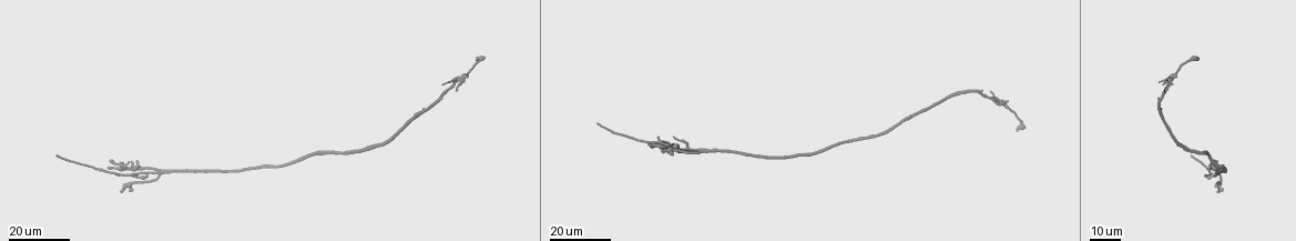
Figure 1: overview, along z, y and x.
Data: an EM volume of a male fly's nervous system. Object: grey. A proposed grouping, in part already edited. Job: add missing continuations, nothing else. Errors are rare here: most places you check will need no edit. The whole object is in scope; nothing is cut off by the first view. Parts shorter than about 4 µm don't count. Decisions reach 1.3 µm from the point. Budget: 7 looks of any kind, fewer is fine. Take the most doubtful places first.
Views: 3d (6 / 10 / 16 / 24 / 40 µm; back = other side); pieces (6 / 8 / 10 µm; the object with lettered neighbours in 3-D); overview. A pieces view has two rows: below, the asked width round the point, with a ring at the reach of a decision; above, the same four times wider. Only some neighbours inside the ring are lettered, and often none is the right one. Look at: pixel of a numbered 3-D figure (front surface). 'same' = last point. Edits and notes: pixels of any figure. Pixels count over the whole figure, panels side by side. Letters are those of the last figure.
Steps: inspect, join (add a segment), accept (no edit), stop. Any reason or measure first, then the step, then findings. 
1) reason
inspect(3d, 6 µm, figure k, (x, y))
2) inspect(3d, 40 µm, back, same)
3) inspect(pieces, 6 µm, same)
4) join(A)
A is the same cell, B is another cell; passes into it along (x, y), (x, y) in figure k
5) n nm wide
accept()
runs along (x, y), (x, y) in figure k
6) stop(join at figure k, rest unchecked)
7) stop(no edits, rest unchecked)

free end
inspect(3d, 24 µm, figure 1, (117, 173))

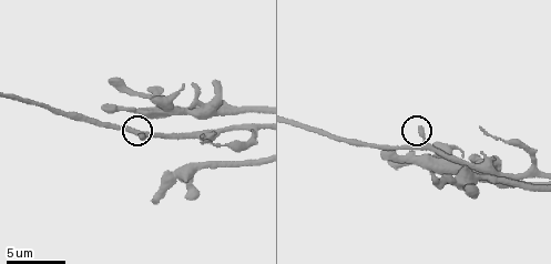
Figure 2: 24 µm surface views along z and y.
inspect(3d, 10 µm, figure 2, (140, 139))

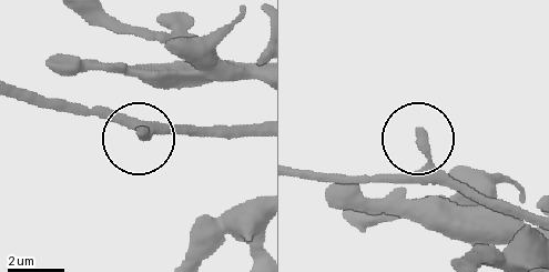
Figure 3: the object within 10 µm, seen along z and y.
see the neighbours
inspect(pieces, 10 µm, figure 3, (142, 130))

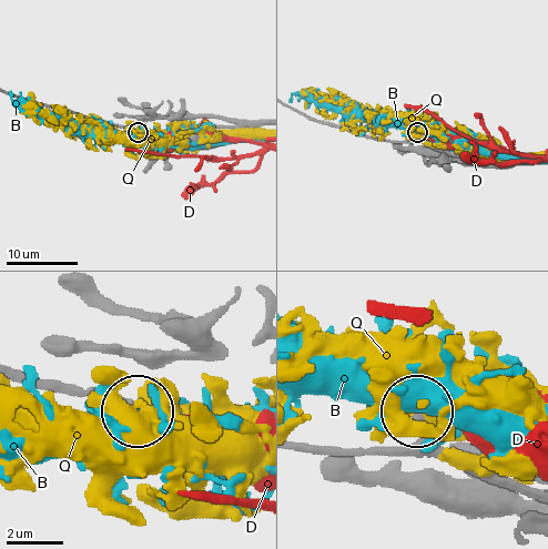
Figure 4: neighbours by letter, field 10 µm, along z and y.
320 nm wide
accept()
B, D and Q are other cells; no lettered segment goes on from it

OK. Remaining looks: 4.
free end
inspect(pieces, 8 µm, figure 2, (193, 86))

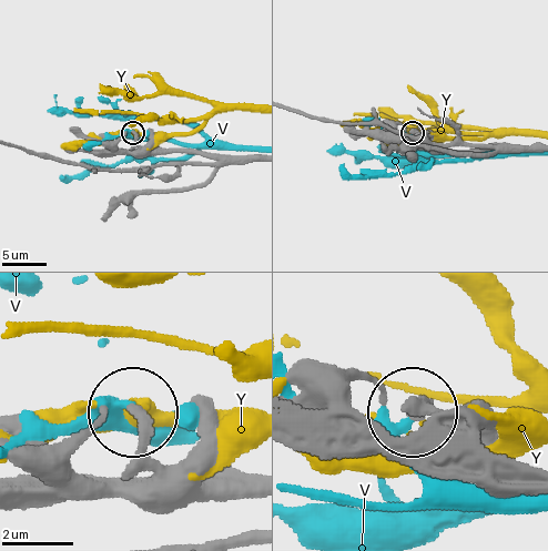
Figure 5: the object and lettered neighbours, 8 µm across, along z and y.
accept()
V and Y are other cells; no lettered segment goes on from it

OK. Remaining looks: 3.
an open end
inspect(3d, 16 µm, figure 1, (1017, 131))

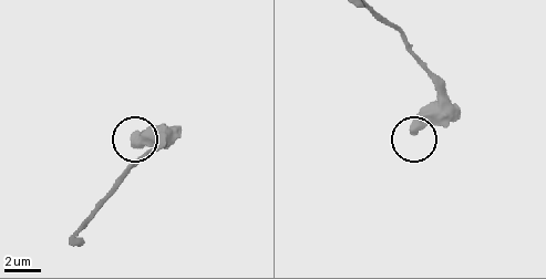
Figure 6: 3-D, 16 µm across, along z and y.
inspect(pieces, 6 µm, figure 6, (413, 133))

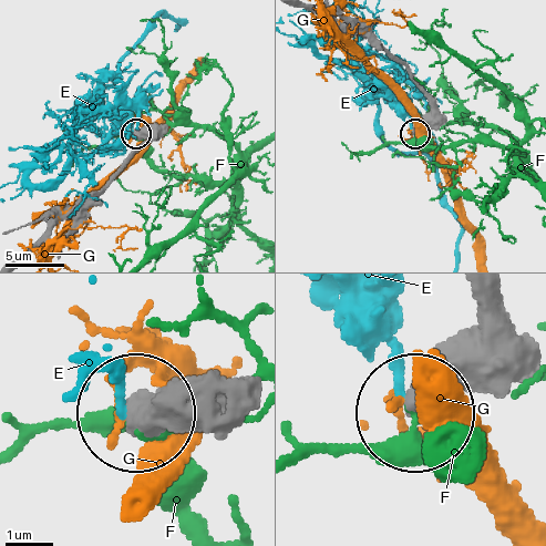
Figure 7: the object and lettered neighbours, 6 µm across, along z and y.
500 nm wide
accept()
E, F and G are other cells; runs along (191, 433), (135, 413) in figure 7; none of them fits

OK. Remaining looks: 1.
end of a long branch
inspect(pieces, 10 µm, figure 2, (101, 106))

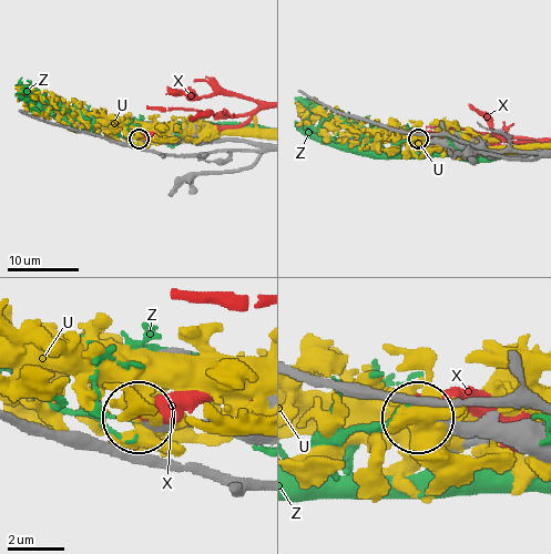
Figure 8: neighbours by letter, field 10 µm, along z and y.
accept()
U, X and Z are other cells; no lettered segment goes on from it

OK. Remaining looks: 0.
stop(no edits, rest unchecked)

